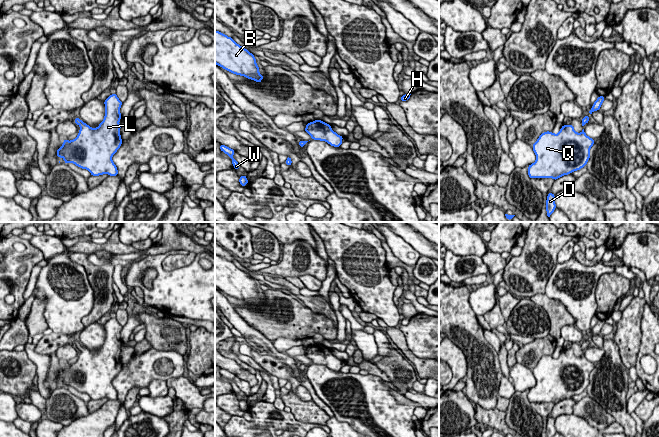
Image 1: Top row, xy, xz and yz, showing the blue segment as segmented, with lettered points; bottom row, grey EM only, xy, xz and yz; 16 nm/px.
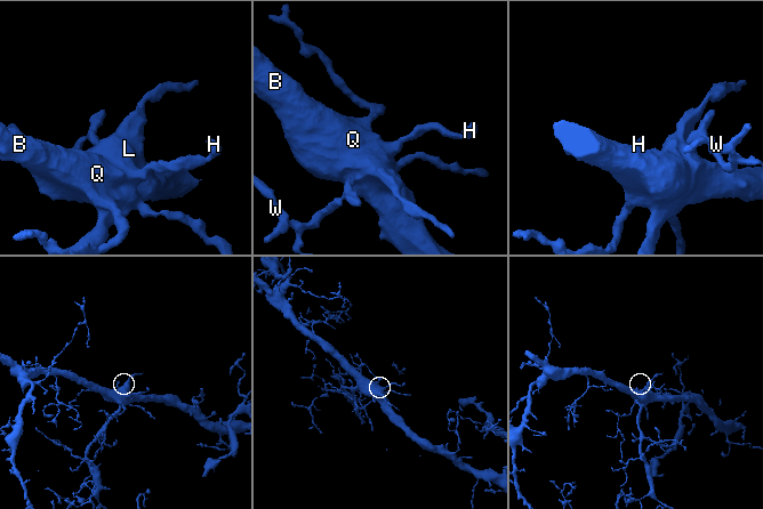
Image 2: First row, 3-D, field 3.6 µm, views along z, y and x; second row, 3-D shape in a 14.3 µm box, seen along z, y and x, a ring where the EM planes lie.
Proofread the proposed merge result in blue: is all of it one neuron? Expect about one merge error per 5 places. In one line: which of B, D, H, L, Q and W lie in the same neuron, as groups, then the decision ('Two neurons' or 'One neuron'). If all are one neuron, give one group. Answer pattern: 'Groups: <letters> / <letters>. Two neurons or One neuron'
Groups: B D H L Q W. One neuron

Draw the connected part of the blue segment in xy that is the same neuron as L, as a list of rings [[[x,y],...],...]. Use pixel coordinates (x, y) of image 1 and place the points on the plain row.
[[[116,317],[111,318],[104,325],[104,343],[96,352],[75,341],[74,346],[81,351],[79,357],[71,365],[64,363],[56,380],[62,381],[65,388],[70,386],[88,394],[92,400],[117,400],[118,393],[112,381],[122,369],[119,348],[122,328]]]

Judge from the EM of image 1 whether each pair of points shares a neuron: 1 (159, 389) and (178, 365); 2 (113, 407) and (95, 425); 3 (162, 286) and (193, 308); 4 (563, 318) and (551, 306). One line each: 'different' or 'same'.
1: different
2: same
3: same
4: same

